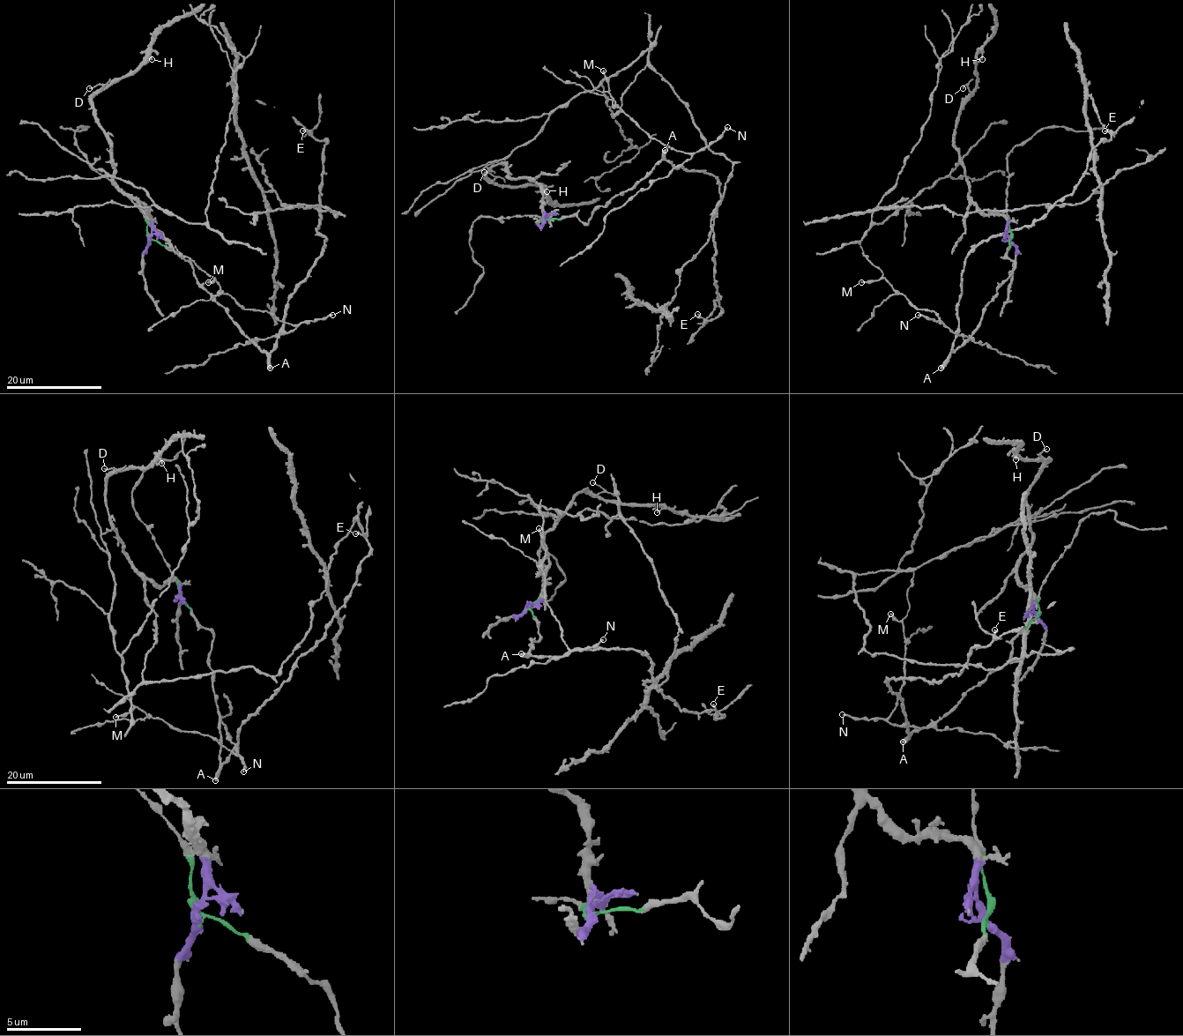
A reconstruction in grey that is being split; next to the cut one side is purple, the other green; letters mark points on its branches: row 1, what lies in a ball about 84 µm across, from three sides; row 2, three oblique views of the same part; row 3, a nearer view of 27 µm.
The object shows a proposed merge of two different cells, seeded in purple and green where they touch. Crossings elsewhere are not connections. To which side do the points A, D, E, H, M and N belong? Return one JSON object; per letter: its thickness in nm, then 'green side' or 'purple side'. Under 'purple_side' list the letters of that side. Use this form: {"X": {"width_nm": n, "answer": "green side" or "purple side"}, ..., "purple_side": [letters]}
{"A": {"width_nm": 500, "answer": "green side"}, "D": {"width_nm": 130, "answer": "purple side"}, "E": {"width_nm": 280, "answer": "green side"}, "H": {"width_nm": 200, "answer": "purple side"}, "M": {"width_nm": 240, "answer": "green side"}, "N": {"width_nm": 240, "answer": "green side"}, "purple_side": ["D", "H"]}

